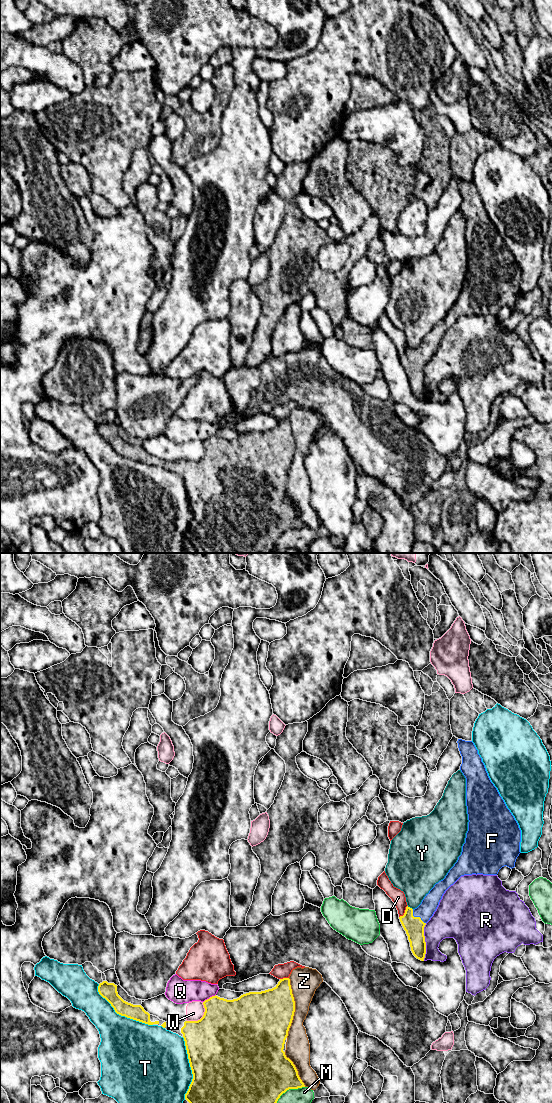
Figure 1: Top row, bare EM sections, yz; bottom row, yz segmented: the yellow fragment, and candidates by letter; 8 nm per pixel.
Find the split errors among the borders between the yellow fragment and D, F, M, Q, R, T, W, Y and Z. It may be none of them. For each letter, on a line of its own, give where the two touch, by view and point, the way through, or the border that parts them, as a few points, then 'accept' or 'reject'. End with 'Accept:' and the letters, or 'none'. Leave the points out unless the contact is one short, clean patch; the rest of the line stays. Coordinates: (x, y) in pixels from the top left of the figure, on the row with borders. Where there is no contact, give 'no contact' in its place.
D: contact yz (405, 912); reject
F: contact yz (416, 917); accept
M: contact yz (289, 1088); reject
Q: contact yz (210, 997); reject
R: contact yz (425, 942); reject
T: contact yz (120, 1014); reject
W: contact yz (202, 1017); reject
Y: contact yz (409, 907); reject
Z: contact yz (294, 1008); reject
Accept: F

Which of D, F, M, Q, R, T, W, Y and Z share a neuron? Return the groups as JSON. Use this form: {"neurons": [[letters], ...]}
{"neurons": [["D"], ["F"], ["M"], ["Q"], ["R"], ["T"], ["W"], ["Y"], ["Z"]]}

